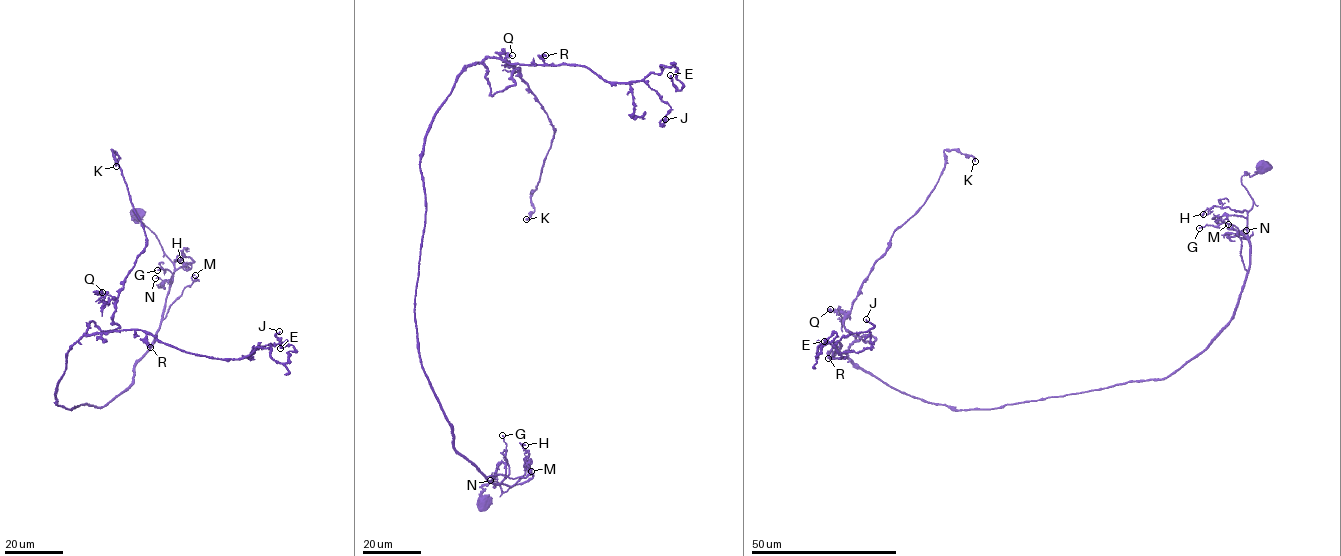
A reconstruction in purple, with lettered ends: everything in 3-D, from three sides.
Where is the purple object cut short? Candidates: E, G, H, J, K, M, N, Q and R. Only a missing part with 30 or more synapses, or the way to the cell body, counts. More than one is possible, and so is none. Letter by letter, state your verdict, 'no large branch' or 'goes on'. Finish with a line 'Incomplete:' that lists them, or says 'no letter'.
E: no large branch
G: no large branch
H: no large branch
J: no large branch
K: no large branch
M: no large branch
N: no large branch
Q: no large branch
R: no large branch
Incomplete: no letter

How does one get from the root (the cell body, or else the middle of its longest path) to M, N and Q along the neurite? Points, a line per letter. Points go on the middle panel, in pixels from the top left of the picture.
M: (483, 500), (480, 486), (489, 481), (496, 481), (502, 492), (510, 487), (489, 476), (515, 479), (531, 471)
N: (483, 500), (480, 486), (489, 481), (496, 481), (502, 492), (510, 487), (502, 483), (503, 463), (490, 480)
Q: (483, 500), (510, 487), (455, 449), (418, 350), (420, 154), (459, 73), (481, 64), (494, 94), (512, 55)

